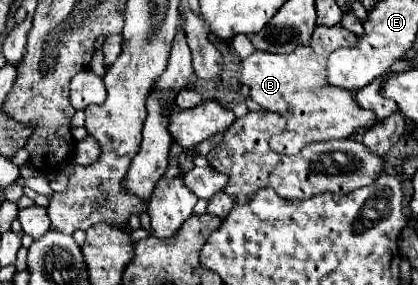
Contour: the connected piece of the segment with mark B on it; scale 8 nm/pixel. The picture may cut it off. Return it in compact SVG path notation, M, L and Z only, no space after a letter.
M307 44L307 46L297 46L291 54L269 54L269 52L255 52L249 58L243 60L243 68L239 74L239 82L249 88L249 98L257 102L263 110L273 110L285 118L285 130L277 134L271 140L271 150L279 154L295 154L299 148L311 144L311 142L321 142L321 140L331 140L331 138L349 138L357 128L369 128L375 120L371 112L359 108L355 104L355 98L351 92L341 90L341 88L331 88L323 84L323 64L327 62L327 52L319 44Z

